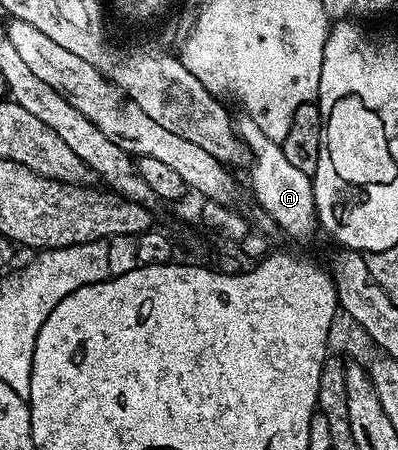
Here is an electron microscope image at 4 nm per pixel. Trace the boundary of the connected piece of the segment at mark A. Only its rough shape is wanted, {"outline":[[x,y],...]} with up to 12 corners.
{"outline":[[248,114],[234,119],[251,190],[291,238],[317,234],[312,175]]}

